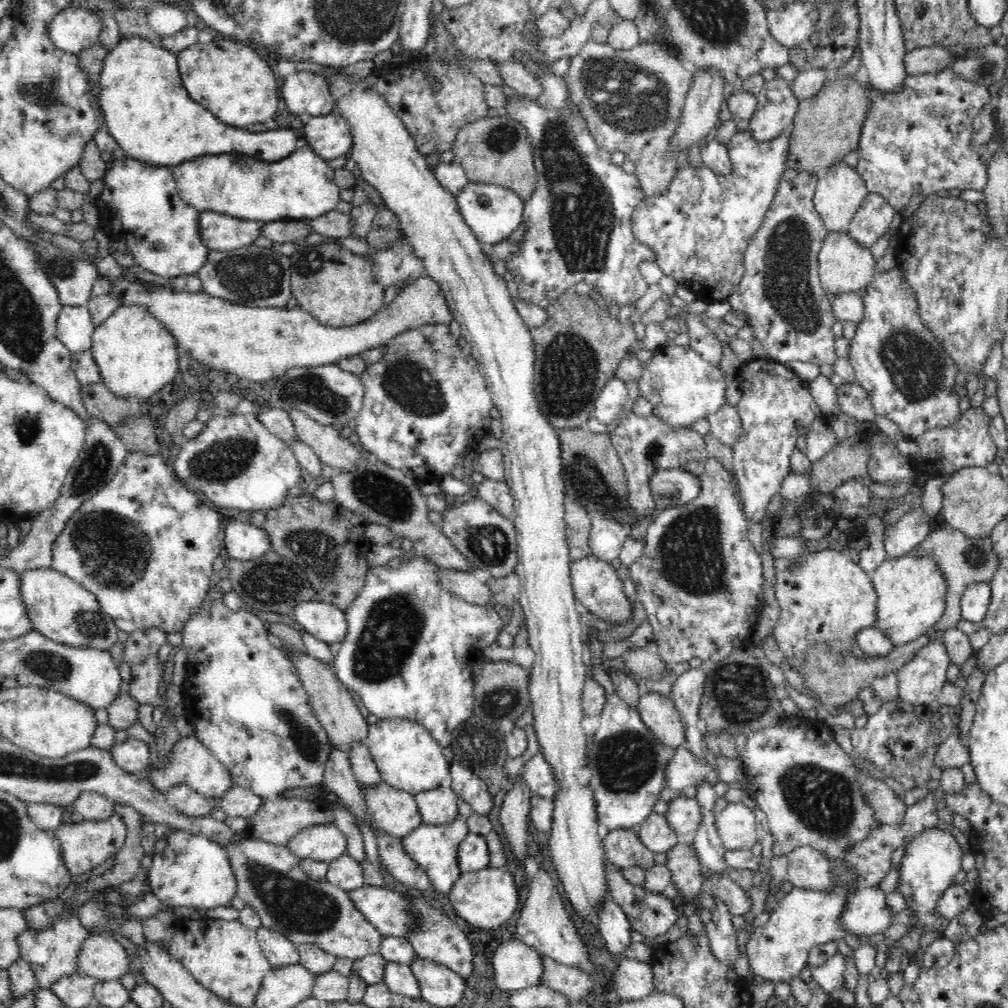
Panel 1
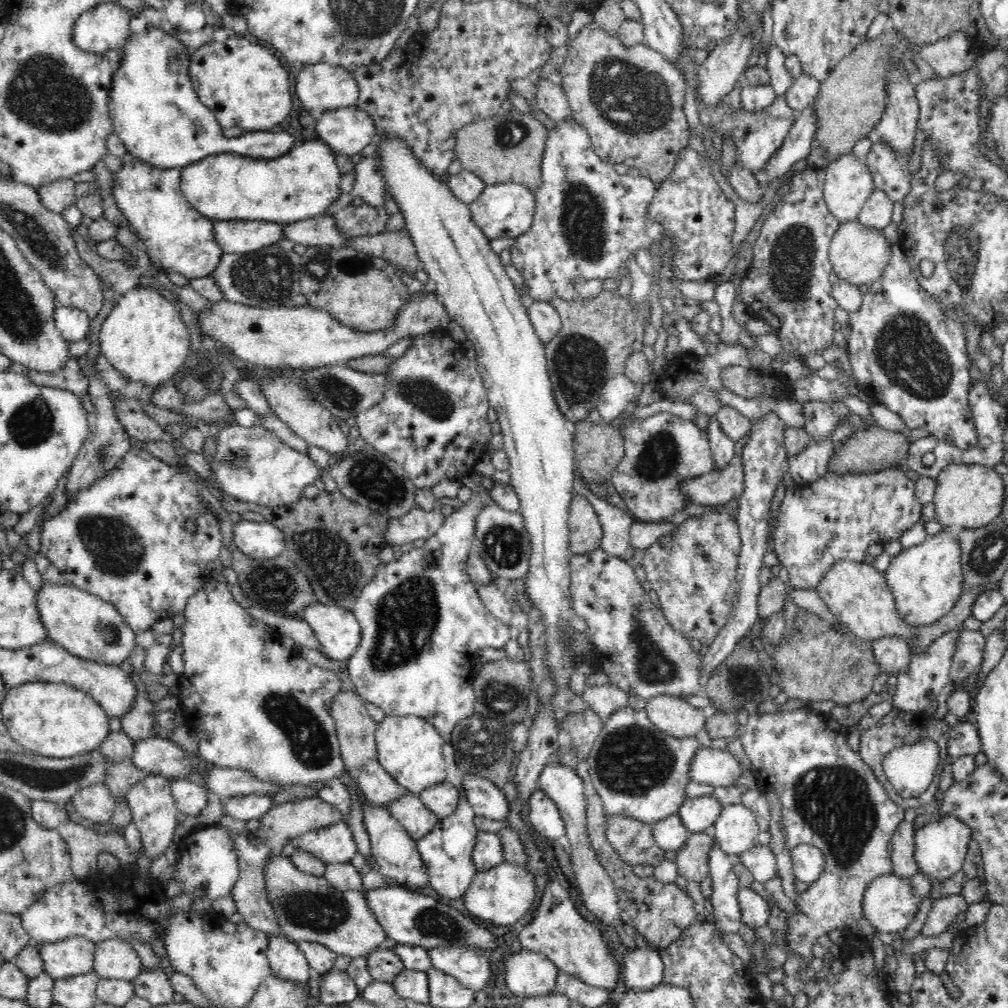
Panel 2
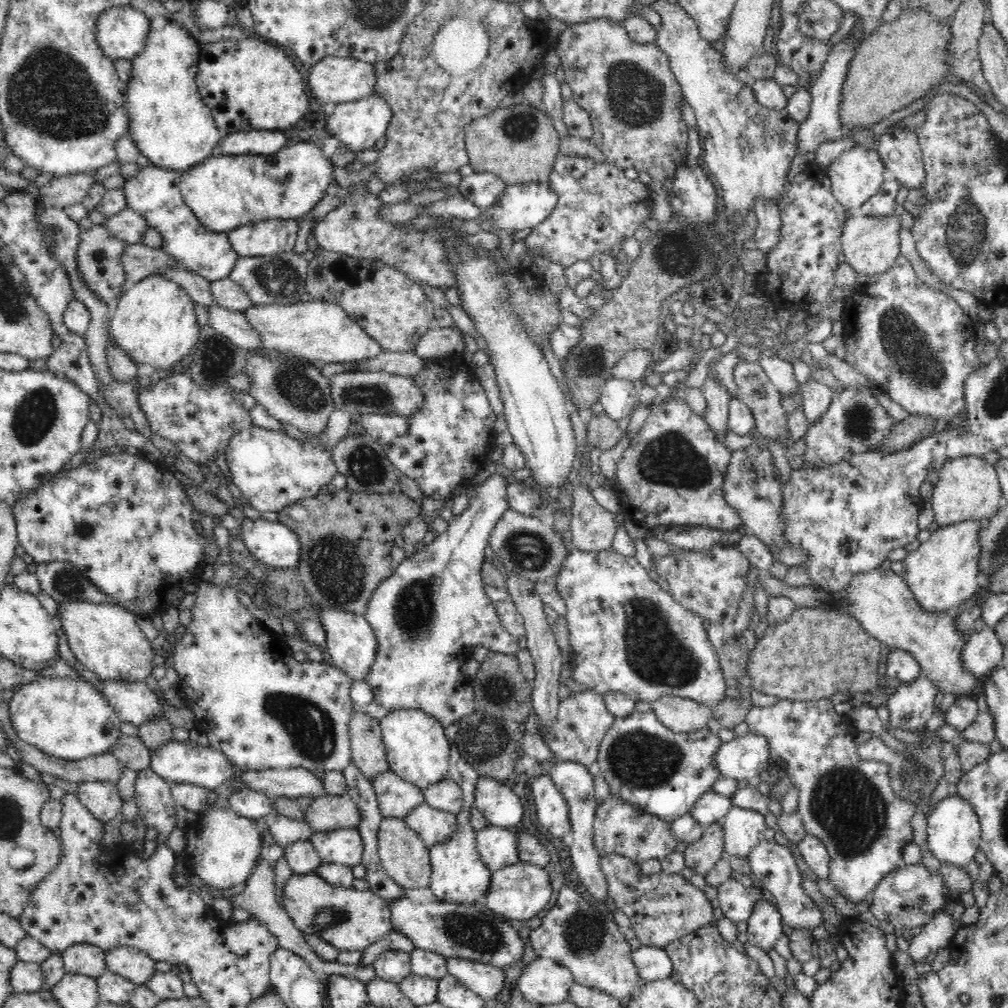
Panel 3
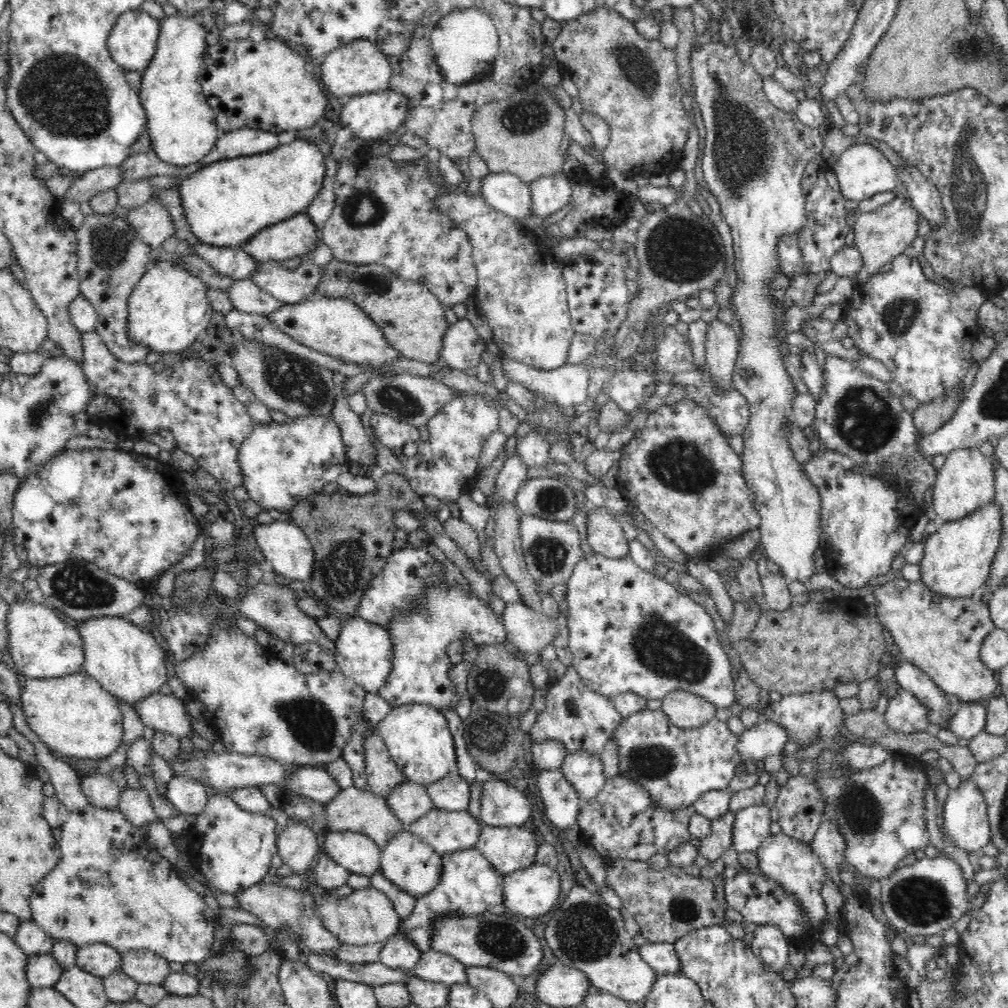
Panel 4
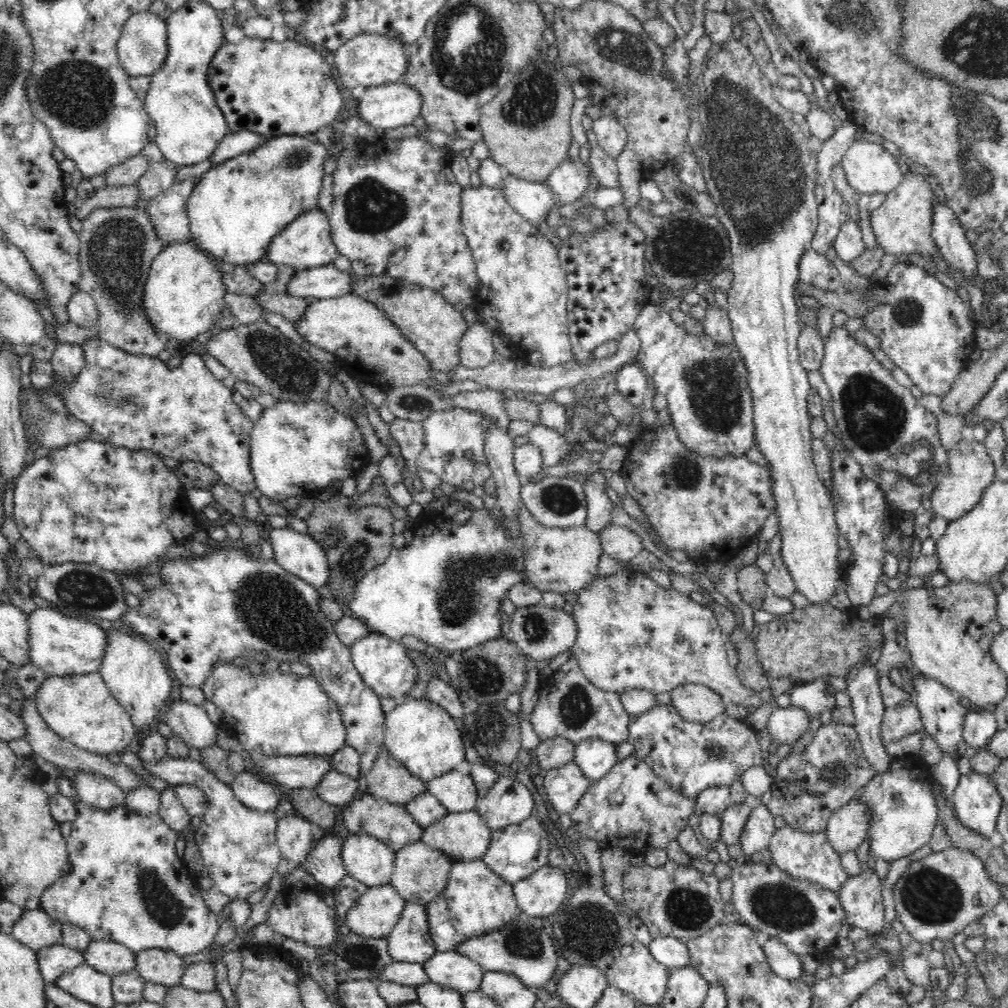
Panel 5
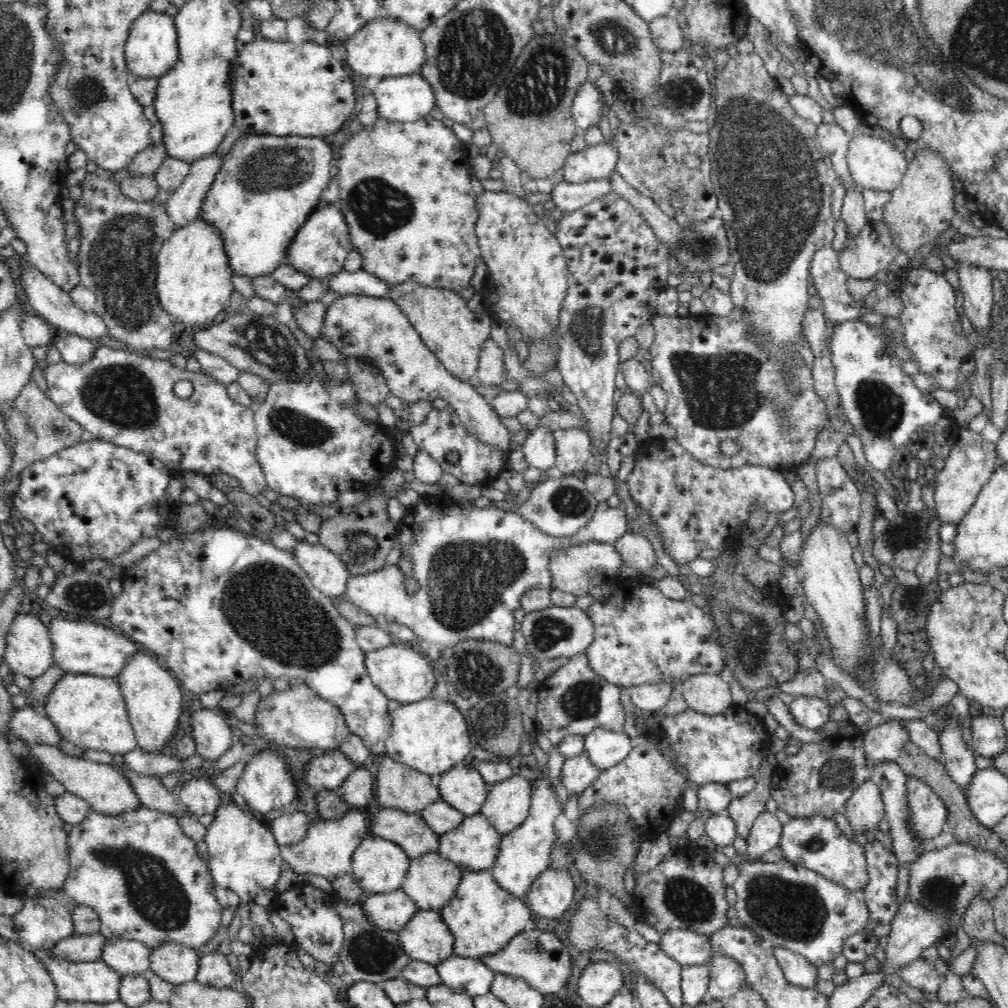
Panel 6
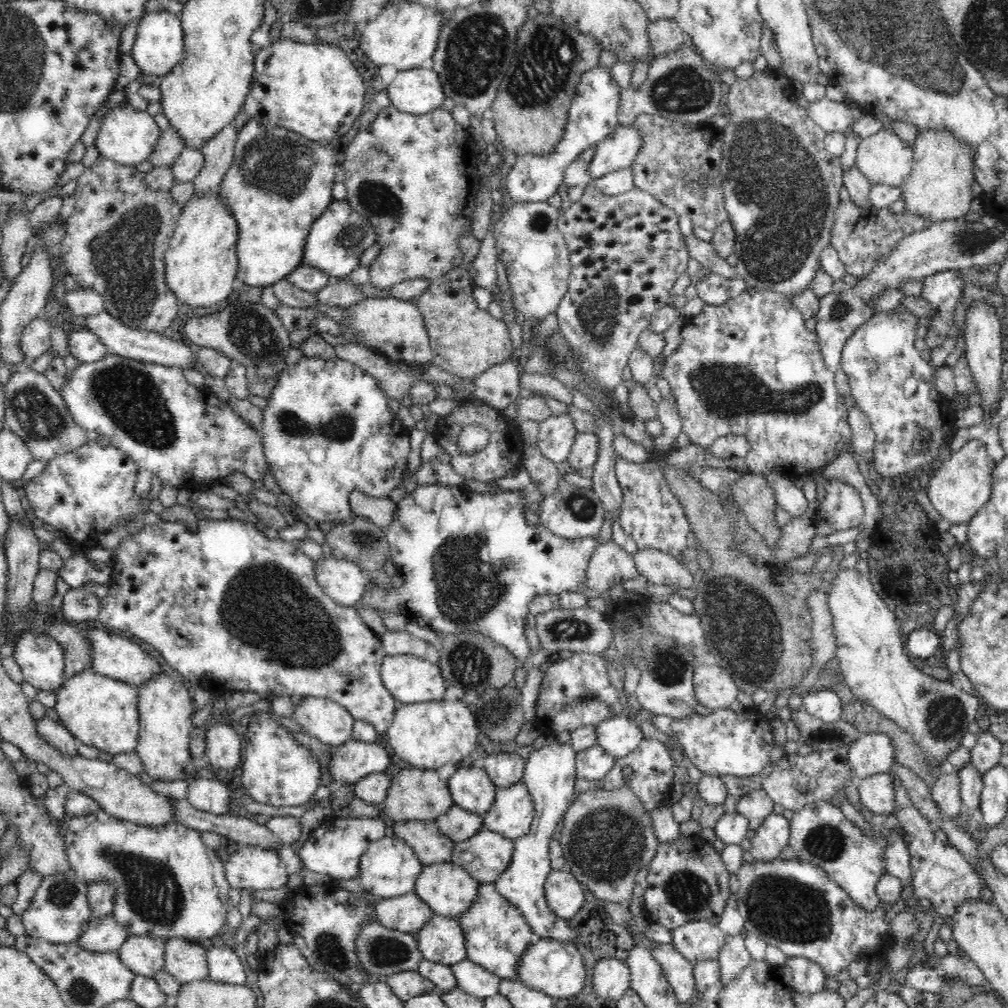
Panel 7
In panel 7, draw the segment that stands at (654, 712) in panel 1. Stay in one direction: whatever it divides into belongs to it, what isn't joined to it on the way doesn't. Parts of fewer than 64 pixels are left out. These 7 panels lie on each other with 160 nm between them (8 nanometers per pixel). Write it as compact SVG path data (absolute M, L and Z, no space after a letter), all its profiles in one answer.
M717 664L696 666L693 683L696 700L711 711L729 708L739 690L733 676Z

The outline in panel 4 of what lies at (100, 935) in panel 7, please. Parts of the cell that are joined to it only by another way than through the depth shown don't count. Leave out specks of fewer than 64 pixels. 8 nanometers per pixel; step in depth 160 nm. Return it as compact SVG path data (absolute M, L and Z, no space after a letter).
M48 953L29 956L26 972L30 986L46 988L54 987L64 970L51 953Z

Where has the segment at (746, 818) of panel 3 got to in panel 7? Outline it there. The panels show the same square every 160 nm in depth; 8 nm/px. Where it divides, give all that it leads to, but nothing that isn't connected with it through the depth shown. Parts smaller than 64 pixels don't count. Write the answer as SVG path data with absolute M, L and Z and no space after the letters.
M770 814L760 824L758 830L756 830L756 834L754 837L751 838L751 854L754 856L756 861L769 861L772 859L776 859L779 855L779 852L789 844L789 837L790 837L790 822L784 818L782 815L778 814Z

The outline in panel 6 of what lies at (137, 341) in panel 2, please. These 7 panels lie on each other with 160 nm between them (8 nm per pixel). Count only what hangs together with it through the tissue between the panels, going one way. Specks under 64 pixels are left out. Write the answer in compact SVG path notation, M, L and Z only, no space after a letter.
M201 216L192 224L176 229L166 240L159 250L157 266L158 301L172 320L181 326L198 328L202 324L213 324L225 310L235 290L223 238L217 228Z

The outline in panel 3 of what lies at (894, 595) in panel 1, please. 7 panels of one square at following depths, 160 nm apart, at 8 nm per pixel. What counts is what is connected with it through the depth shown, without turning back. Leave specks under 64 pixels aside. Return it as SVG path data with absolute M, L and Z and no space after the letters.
M966 520L950 526L942 526L932 532L926 542L920 543L918 550L910 552L903 560L902 578L924 610L944 612L958 608L978 592L981 583L978 568L978 556L980 556L978 533L984 526L984 520Z

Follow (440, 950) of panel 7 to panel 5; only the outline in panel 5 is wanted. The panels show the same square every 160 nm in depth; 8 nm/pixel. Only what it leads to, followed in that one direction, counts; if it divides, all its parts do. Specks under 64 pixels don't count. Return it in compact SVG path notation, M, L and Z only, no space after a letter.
M406 901L400 920L387 936L388 952L396 962L426 962L436 949L430 936L426 907Z

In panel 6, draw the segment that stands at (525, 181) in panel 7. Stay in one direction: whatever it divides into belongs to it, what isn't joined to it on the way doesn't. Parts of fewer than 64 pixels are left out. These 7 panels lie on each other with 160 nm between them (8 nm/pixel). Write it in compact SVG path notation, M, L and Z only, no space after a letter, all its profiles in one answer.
M591 81L582 84L582 88L578 90L578 94L574 97L571 113L574 124L578 132L586 134L591 126L598 126L600 110L604 102L602 90Z

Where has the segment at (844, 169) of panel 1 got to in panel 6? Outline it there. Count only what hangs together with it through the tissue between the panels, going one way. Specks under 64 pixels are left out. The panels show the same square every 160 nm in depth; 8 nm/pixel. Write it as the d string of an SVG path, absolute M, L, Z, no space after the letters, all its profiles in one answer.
M855 133L849 142L847 165L852 178L861 188L892 192L903 179L909 163L904 153L894 145L888 135L872 136Z

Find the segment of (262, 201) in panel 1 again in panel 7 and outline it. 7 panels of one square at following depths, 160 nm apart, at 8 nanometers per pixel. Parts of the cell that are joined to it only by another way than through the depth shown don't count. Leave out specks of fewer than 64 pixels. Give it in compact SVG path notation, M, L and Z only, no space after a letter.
M250 119L237 134L235 152L218 191L238 225L237 276L246 285L271 286L301 265L310 227L333 201L336 148Z

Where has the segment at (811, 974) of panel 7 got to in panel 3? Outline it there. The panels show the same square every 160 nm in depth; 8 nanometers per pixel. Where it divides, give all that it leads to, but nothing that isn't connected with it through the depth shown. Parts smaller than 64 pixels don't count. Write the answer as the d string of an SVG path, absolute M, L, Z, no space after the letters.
M758 902L747 920L748 940L767 952L782 935L783 920L778 908L771 902Z

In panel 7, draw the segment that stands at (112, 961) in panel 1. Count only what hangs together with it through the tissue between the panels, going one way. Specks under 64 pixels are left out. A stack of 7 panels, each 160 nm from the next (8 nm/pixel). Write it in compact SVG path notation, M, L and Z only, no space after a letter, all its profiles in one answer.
M167 939L163 970L182 985L204 980L209 975L207 950L199 942Z

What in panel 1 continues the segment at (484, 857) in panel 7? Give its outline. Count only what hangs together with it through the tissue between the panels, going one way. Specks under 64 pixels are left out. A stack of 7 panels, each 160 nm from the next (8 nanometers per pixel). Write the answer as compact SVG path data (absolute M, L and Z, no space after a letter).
M380 782L372 788L363 788L366 797L366 811L374 829L392 836L410 835L424 824L416 803L416 796L397 790L386 782Z

